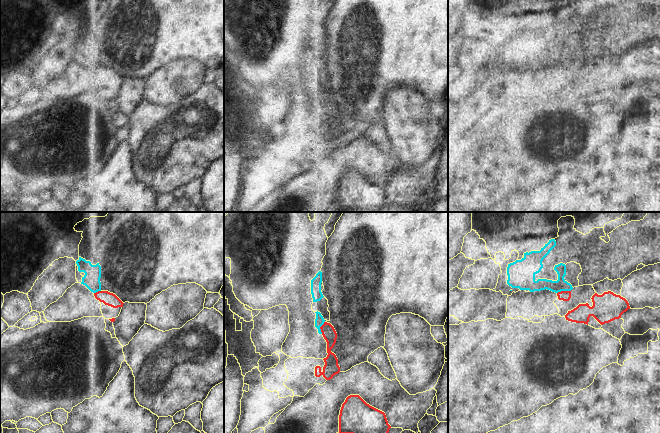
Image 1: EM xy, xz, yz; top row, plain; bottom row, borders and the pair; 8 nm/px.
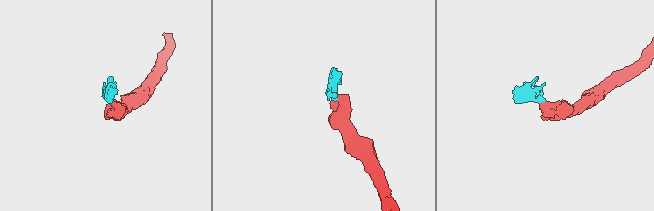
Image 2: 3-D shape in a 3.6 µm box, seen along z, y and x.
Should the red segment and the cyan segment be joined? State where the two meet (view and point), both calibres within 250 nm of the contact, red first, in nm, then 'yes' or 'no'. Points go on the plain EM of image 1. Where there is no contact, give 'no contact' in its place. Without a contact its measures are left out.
yz (564, 67) | 80/100 nm | no

